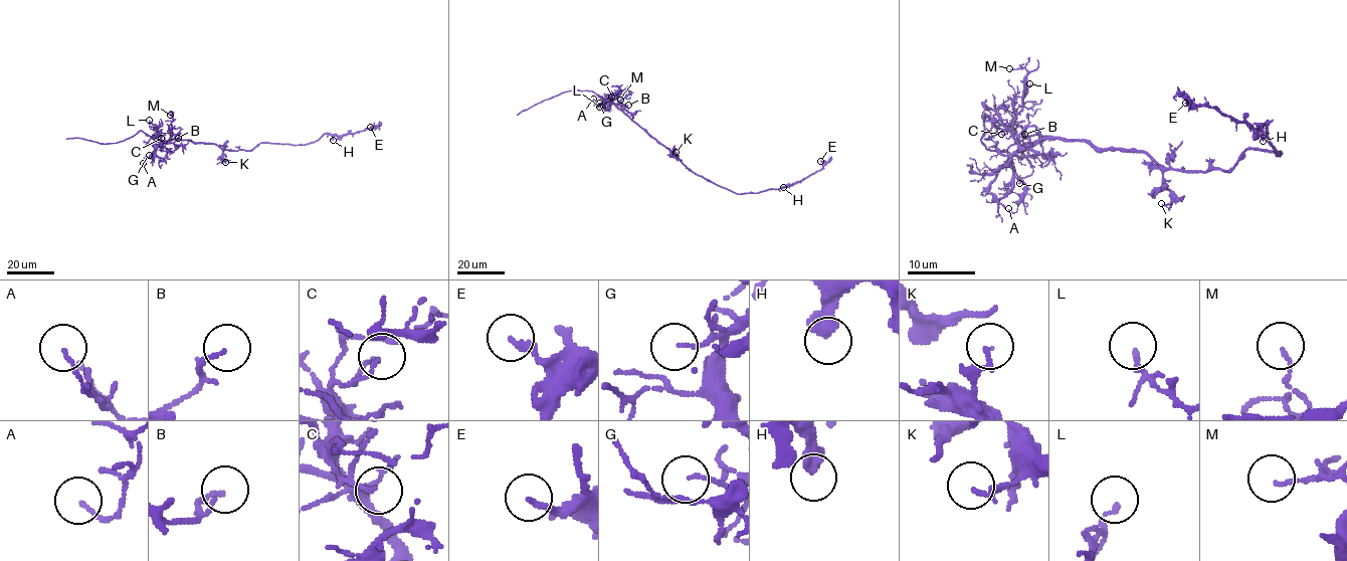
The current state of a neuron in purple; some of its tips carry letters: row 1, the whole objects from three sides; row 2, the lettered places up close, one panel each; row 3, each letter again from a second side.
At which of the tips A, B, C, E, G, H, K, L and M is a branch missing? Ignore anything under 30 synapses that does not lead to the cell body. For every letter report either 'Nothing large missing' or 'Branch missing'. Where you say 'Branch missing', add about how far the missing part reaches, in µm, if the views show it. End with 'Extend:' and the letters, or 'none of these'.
A: Nothing large missing
B: Nothing large missing
C: Nothing large missing
E: Nothing large missing
G: Nothing large missing
H: Nothing large missing
K: Nothing large missing
L: Nothing large missing
M: Nothing large missing
Extend: none of these

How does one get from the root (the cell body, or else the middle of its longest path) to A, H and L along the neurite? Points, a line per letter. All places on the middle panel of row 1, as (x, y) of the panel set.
A: (671, 152), (610, 101), (599, 105), (593, 99)
H: (671, 152), (692, 171), (737, 193), (783, 187)
L: (671, 152), (613, 103), (604, 101), (599, 107)

